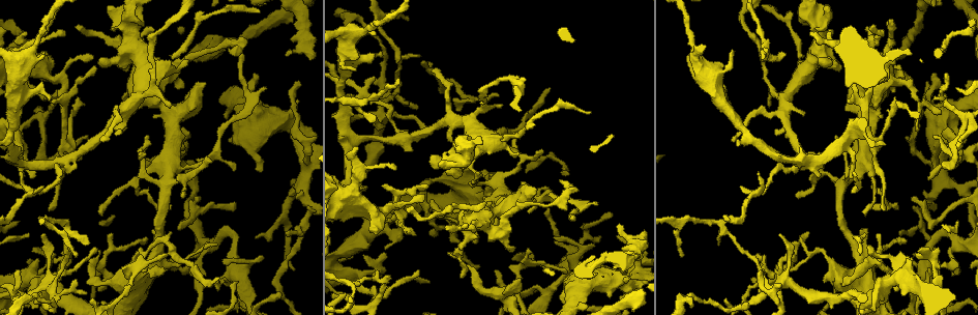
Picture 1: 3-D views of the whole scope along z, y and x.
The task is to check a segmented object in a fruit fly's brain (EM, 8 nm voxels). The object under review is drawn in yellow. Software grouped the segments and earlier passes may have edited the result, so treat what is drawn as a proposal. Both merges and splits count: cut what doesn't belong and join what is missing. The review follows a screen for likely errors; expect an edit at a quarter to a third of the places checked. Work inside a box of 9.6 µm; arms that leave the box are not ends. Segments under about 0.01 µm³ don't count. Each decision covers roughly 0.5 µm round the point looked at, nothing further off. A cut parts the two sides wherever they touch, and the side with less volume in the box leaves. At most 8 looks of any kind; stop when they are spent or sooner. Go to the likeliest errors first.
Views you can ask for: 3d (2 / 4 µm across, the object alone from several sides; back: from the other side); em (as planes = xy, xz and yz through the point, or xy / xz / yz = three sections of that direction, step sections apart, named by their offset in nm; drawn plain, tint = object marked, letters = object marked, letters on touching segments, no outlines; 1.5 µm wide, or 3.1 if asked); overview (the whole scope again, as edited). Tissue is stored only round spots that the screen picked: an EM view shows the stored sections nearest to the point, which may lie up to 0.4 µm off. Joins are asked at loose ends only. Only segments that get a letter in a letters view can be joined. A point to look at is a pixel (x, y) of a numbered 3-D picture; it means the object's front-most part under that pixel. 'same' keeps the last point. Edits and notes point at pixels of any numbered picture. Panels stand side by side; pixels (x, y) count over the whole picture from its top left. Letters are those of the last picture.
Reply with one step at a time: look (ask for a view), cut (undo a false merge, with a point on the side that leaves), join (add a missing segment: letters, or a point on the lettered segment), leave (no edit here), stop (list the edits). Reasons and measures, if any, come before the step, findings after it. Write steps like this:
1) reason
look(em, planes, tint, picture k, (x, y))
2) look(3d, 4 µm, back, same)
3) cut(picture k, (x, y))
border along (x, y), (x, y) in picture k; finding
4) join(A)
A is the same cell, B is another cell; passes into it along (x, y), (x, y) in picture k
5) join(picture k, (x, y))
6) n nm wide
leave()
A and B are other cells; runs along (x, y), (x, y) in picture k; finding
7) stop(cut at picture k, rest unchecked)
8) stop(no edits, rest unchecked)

thin end
look(em, yz, step 4, tint, picture 1, (597, 203))

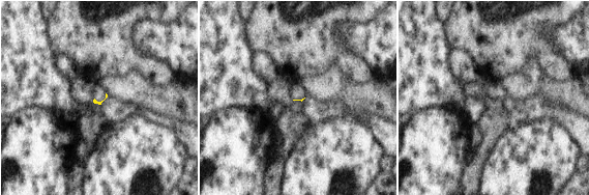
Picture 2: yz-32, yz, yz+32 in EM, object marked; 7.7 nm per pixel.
look(em, planes, letters, same)

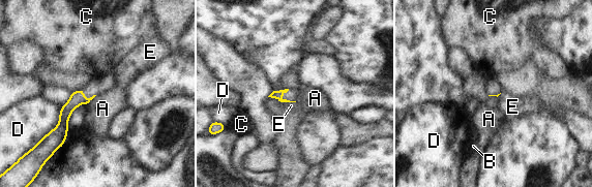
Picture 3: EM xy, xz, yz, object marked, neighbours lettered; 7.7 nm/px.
D touches over 320 nm
leave()
A, B, C, D and E are other cells; border along (96, 95), (88, 102) in picture 3; no lettered segment goes on from it

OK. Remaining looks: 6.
free end
look(3d, 4 µm, picture 1, (913, 196))

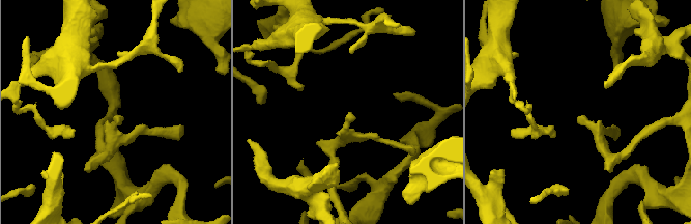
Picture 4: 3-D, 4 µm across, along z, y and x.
need the tissue
look(em, xz, step 8, letters, picture 4, (116, 117))

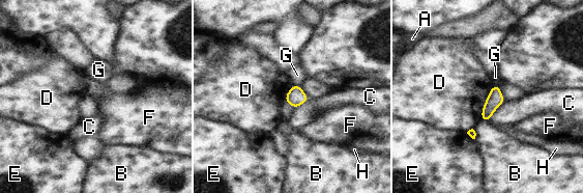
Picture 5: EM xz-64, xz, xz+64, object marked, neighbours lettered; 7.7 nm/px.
look(em, xy, step 4, letters, same)

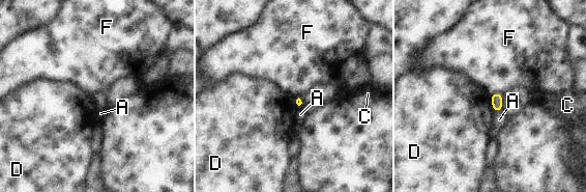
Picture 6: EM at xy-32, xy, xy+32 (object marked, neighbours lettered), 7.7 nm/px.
leave()
A, C, D and F are other cells; border along (502, 93), (492, 93), (490, 96) in picture 6; none of them fits

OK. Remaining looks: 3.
an open end
look(3d, 4 µm, picture 1, (879, 235))

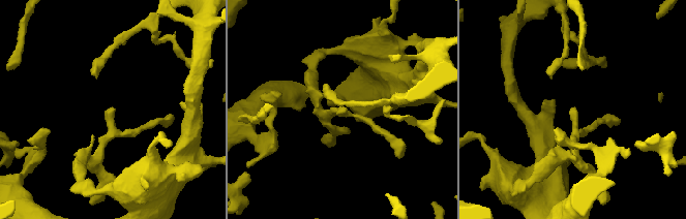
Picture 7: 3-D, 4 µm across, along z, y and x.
now the EM
look(em, xz, step 8, letters, picture 7, (111, 107))

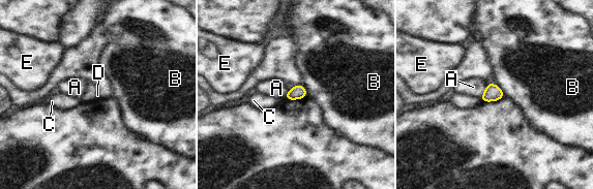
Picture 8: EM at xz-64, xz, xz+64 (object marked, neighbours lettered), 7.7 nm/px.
look(em, planes, letters, same)

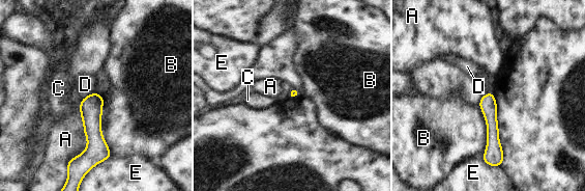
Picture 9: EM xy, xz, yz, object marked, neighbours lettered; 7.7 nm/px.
B touches over 460 nm
leave()
A, B, C, D and E are other cells; none of them fits

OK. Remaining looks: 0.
stop(no edits, rest unchecked)

